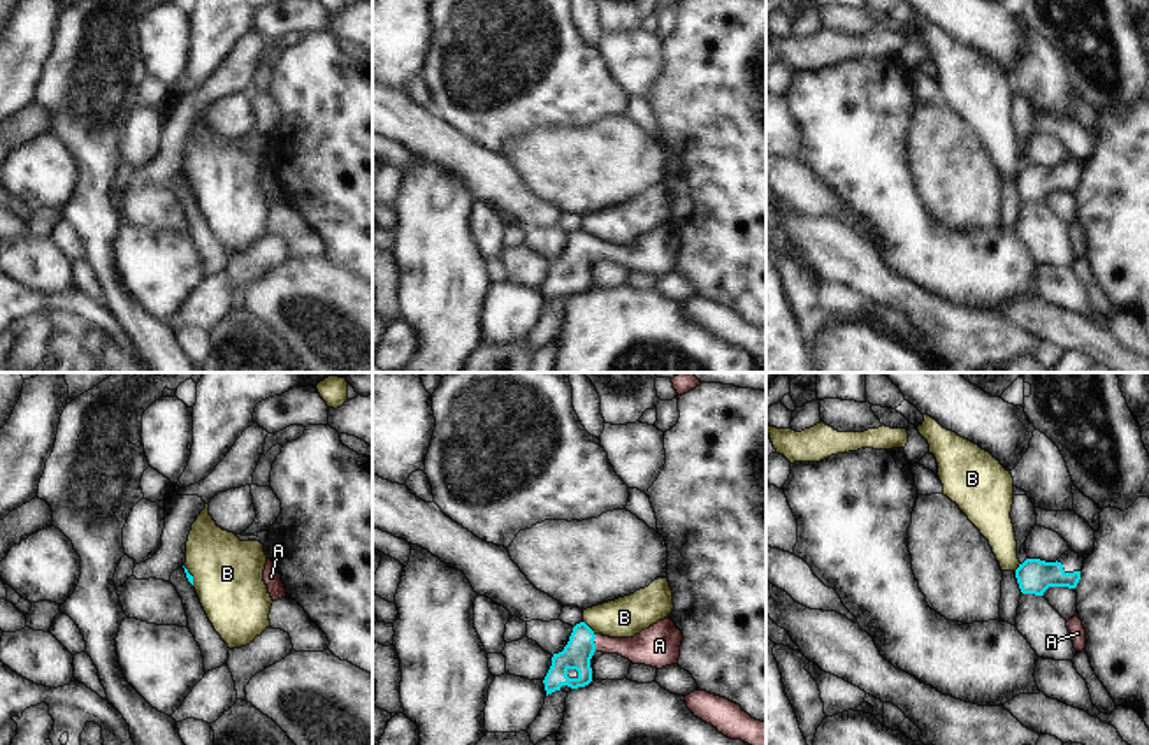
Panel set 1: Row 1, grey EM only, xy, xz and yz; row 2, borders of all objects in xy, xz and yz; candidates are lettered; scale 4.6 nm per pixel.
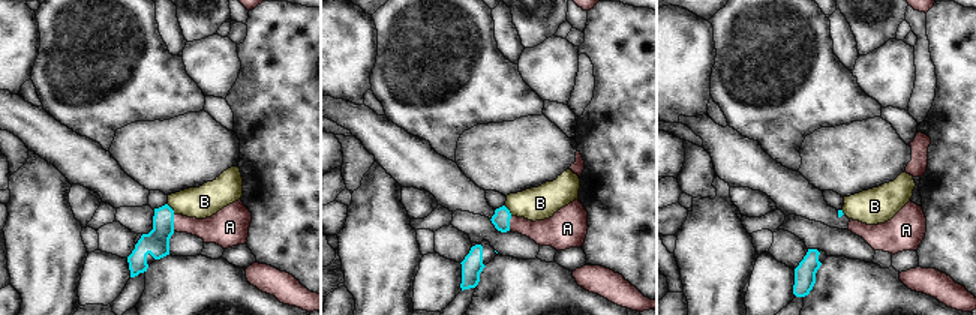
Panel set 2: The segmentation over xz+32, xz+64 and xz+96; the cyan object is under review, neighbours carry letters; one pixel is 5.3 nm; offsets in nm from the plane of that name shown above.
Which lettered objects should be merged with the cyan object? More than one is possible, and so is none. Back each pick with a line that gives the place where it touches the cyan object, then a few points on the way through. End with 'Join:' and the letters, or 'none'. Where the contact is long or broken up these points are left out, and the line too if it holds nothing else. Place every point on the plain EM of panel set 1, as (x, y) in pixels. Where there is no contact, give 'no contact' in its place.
A: xz (594, 250) | across xz (577, 260), (594, 250), (649, 253)
Join: A

